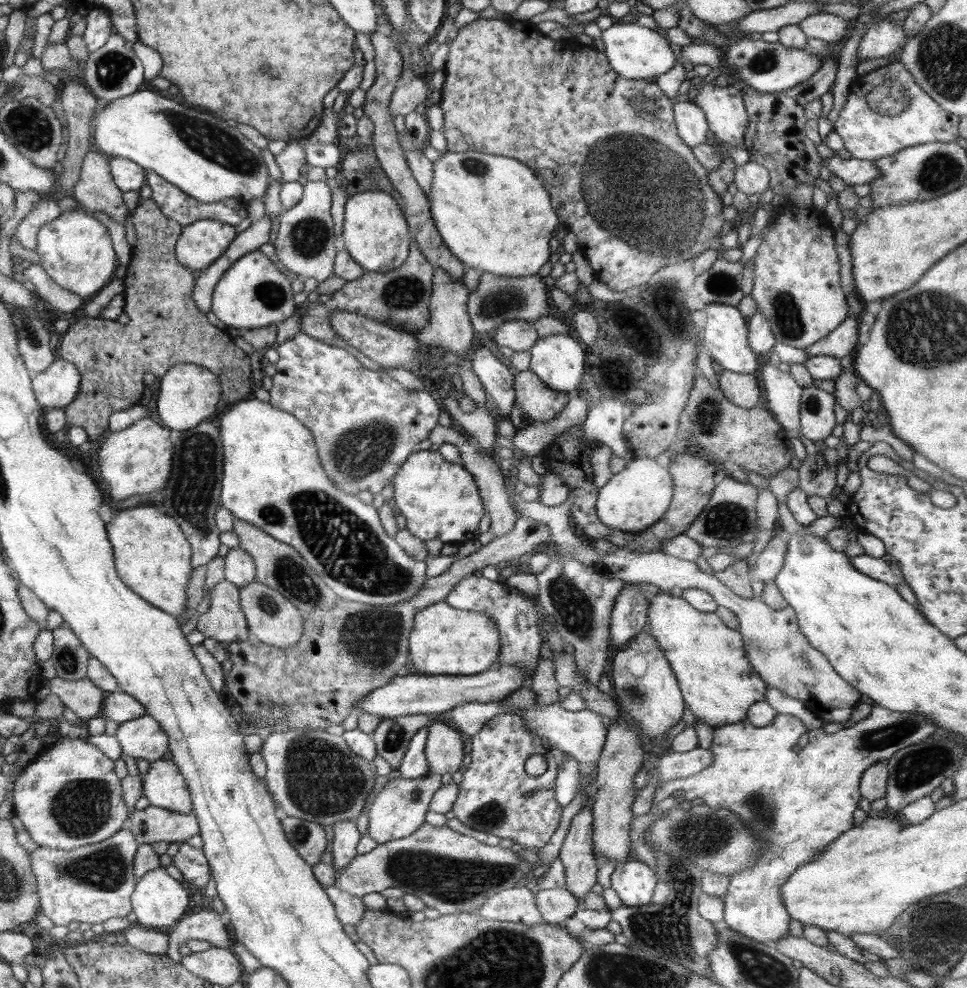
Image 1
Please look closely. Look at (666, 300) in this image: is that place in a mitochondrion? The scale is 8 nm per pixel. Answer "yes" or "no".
no

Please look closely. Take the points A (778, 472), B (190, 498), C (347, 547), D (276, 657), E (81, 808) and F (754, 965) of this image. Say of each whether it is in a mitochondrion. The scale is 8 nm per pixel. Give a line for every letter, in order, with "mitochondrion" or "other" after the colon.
A: other
B: mitochondrion
C: mitochondrion
D: other
E: mitochondrion
F: mitochondrion

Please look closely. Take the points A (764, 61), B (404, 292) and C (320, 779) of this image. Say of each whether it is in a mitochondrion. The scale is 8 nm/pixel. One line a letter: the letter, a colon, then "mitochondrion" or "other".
A: mitochondrion
B: mitochondrion
C: mitochondrion

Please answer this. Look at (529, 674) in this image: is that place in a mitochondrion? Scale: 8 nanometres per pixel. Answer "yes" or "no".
no

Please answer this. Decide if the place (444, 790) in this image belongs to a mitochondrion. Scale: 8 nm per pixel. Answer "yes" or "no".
no

